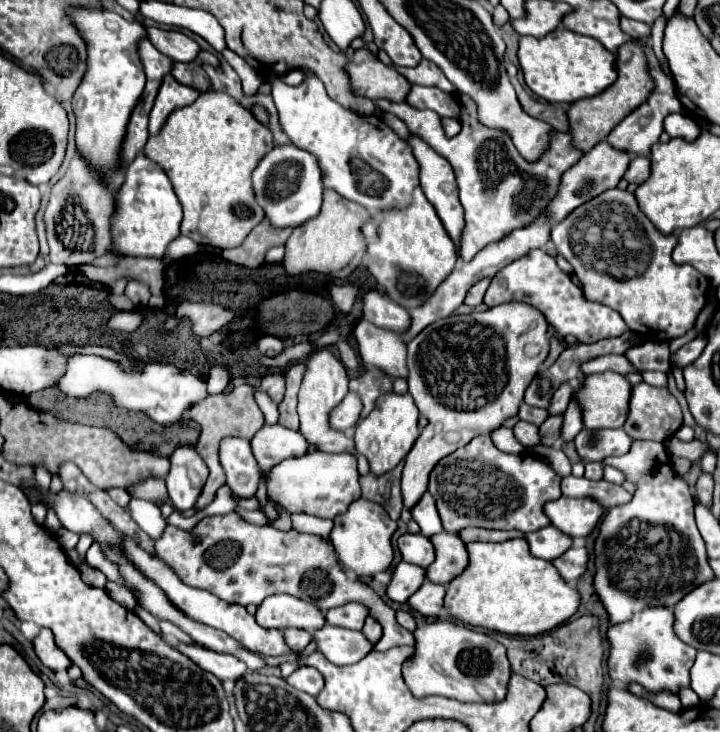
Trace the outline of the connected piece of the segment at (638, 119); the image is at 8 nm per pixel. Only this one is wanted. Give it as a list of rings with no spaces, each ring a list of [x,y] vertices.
[[[642,43],[644,49],[646,49],[646,55],[648,55],[648,61],[650,61],[650,73],[656,81],[656,89],[654,93],[650,95],[650,99],[646,103],[642,103],[638,109],[634,109],[618,127],[612,129],[612,133],[608,135],[608,143],[614,147],[614,149],[620,149],[620,151],[626,151],[630,153],[632,157],[634,155],[650,155],[650,149],[652,145],[658,141],[660,133],[664,131],[662,129],[662,123],[664,123],[664,117],[670,115],[670,113],[680,113],[682,111],[682,103],[678,101],[676,97],[676,91],[674,91],[674,83],[662,73],[656,57],[654,57],[654,51],[650,47],[650,43]]]

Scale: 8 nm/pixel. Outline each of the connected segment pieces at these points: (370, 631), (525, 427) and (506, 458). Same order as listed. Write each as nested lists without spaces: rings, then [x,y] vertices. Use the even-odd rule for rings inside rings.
[[[374,617],[366,619],[366,625],[362,631],[366,633],[366,637],[370,637],[370,641],[378,641],[382,637],[382,627],[378,621],[374,621]]]
[[[518,421],[514,425],[514,435],[516,439],[524,445],[524,447],[536,447],[540,445],[540,435],[538,435],[538,427],[526,421]]]
[[[486,435],[474,437],[468,445],[444,457],[430,473],[428,491],[436,499],[442,527],[448,533],[460,533],[466,527],[522,529],[530,533],[550,525],[544,515],[544,503],[562,495],[560,481],[538,455],[502,453]]]

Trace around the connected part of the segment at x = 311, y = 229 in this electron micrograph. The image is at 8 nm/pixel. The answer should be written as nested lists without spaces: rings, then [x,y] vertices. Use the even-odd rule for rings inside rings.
[[[326,189],[322,211],[318,217],[312,217],[312,221],[306,221],[304,225],[298,225],[290,239],[286,241],[286,255],[284,255],[284,269],[290,275],[304,273],[304,271],[316,271],[316,273],[330,273],[332,277],[346,279],[360,263],[366,253],[366,243],[362,237],[362,227],[370,219],[370,213],[344,197],[338,197],[336,191]]]

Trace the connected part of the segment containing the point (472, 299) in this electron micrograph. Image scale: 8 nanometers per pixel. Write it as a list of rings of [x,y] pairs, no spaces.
[[[476,283],[476,285],[468,291],[464,303],[466,303],[468,307],[478,307],[478,305],[482,303],[482,297],[484,297],[484,293],[486,293],[486,287],[488,287],[488,283]]]

